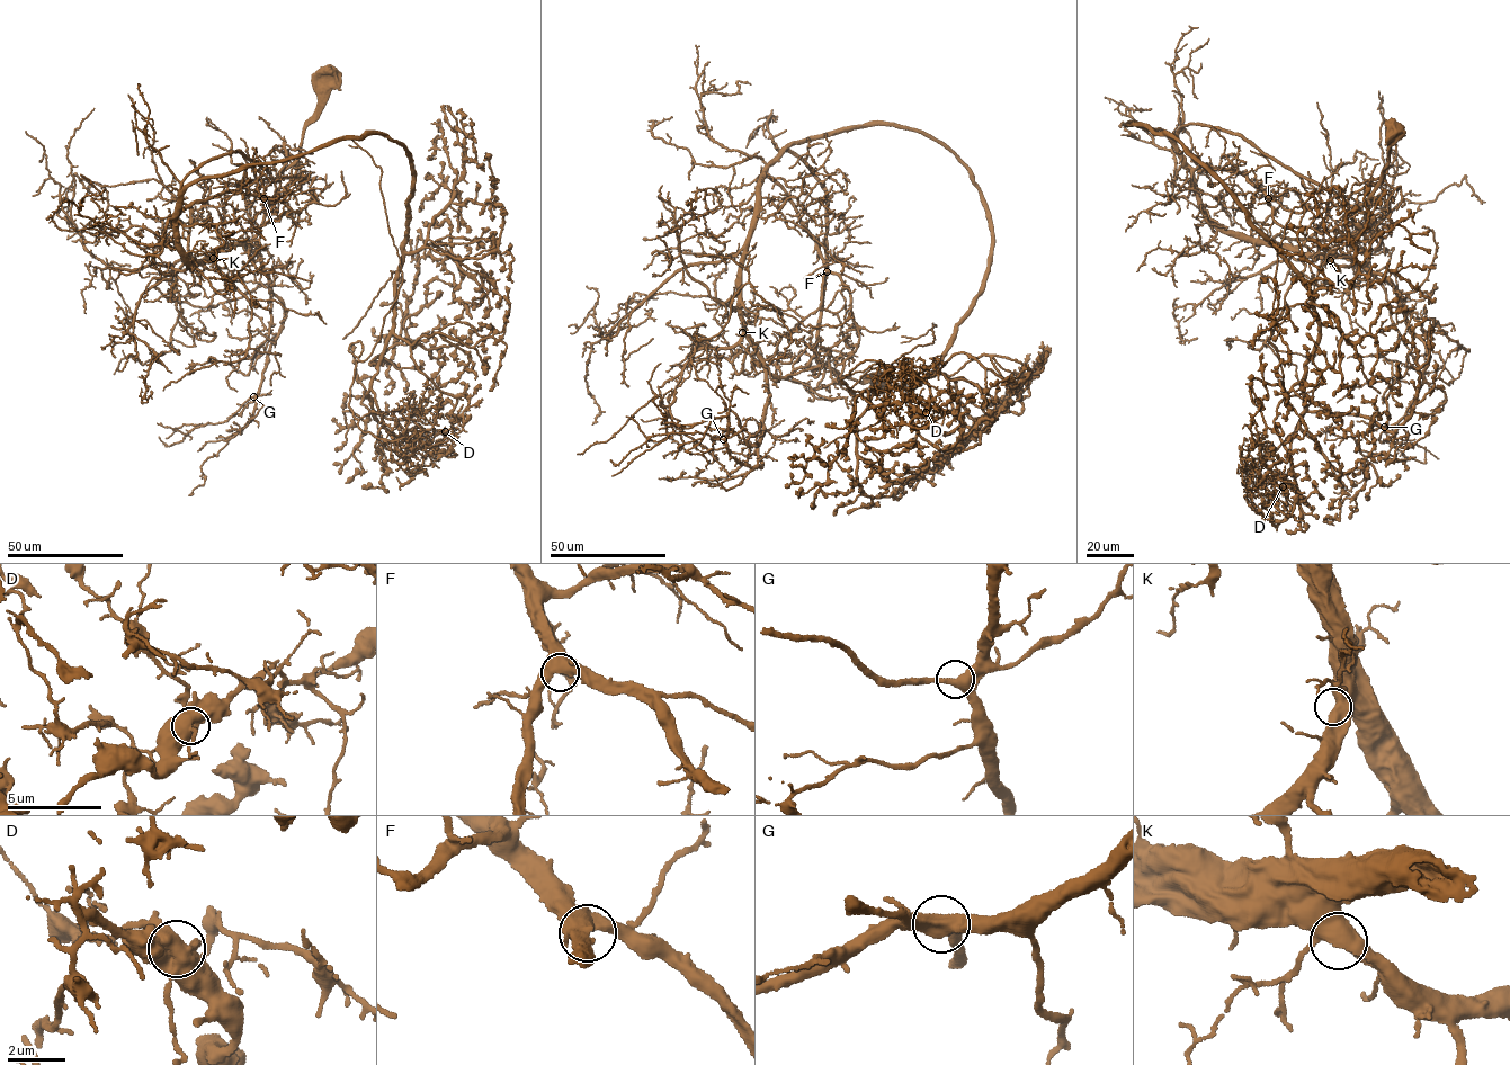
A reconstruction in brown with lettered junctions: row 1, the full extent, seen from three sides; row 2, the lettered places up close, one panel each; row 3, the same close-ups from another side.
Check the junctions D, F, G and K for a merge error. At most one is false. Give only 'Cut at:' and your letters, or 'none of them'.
Cut at: D

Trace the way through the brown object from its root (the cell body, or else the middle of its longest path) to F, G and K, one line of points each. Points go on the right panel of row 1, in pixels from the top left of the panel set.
F: (1397, 132), (1381, 182), (1360, 206), (1238, 135), (1190, 122), (1179, 130), (1179, 159), (1235, 171), (1268, 198)
G: (1397, 132), (1379, 185), (1350, 212), (1368, 240), (1365, 266), (1391, 285), (1428, 356), (1412, 404), (1384, 427)
K: (1397, 132), (1379, 185), (1350, 212), (1350, 218), (1368, 240), (1369, 258), (1363, 263), (1334, 256), (1330, 260)

